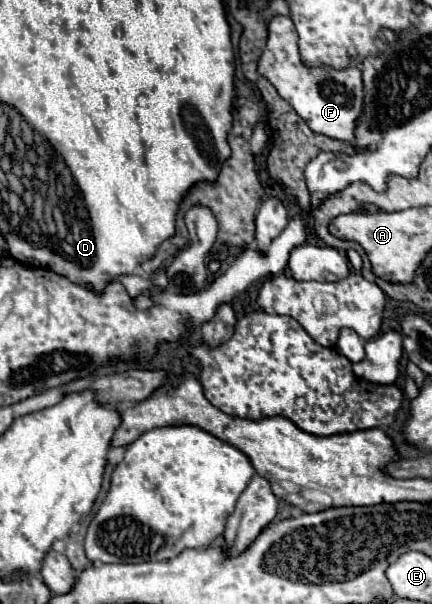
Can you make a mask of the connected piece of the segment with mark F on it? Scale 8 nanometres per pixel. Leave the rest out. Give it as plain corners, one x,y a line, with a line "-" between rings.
273,16
273,20
269,22
269,38
259,62
259,72
277,88
279,96
289,102
293,106
293,110
307,122
307,126
315,132
315,134
323,134
327,138
333,140
341,140
341,142
351,142
353,140
353,130
355,130
355,122
361,116
363,110
363,80
361,80
361,70
357,66
347,66
347,68
331,68
331,66
307,66
301,60
299,54
299,36
297,30
291,22
289,16

